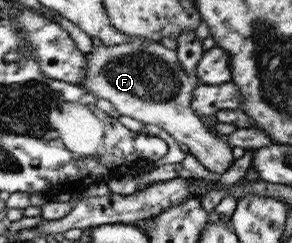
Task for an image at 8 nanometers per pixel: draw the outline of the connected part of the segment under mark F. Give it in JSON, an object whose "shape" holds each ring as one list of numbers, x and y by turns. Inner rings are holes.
{"shape":[[127,42,110,46,101,44,98,47,93,47,91,52,85,56,84,78,80,89,85,90,95,99,107,99,119,116,131,117,141,124,155,125,167,132,185,152,190,153,207,171,221,176,231,167,234,161,231,148,227,147,227,143,221,141,219,137,211,135,203,127,201,120,193,115,190,91,194,85,177,61,175,50,167,49,159,42,147,42,146,44]]}

